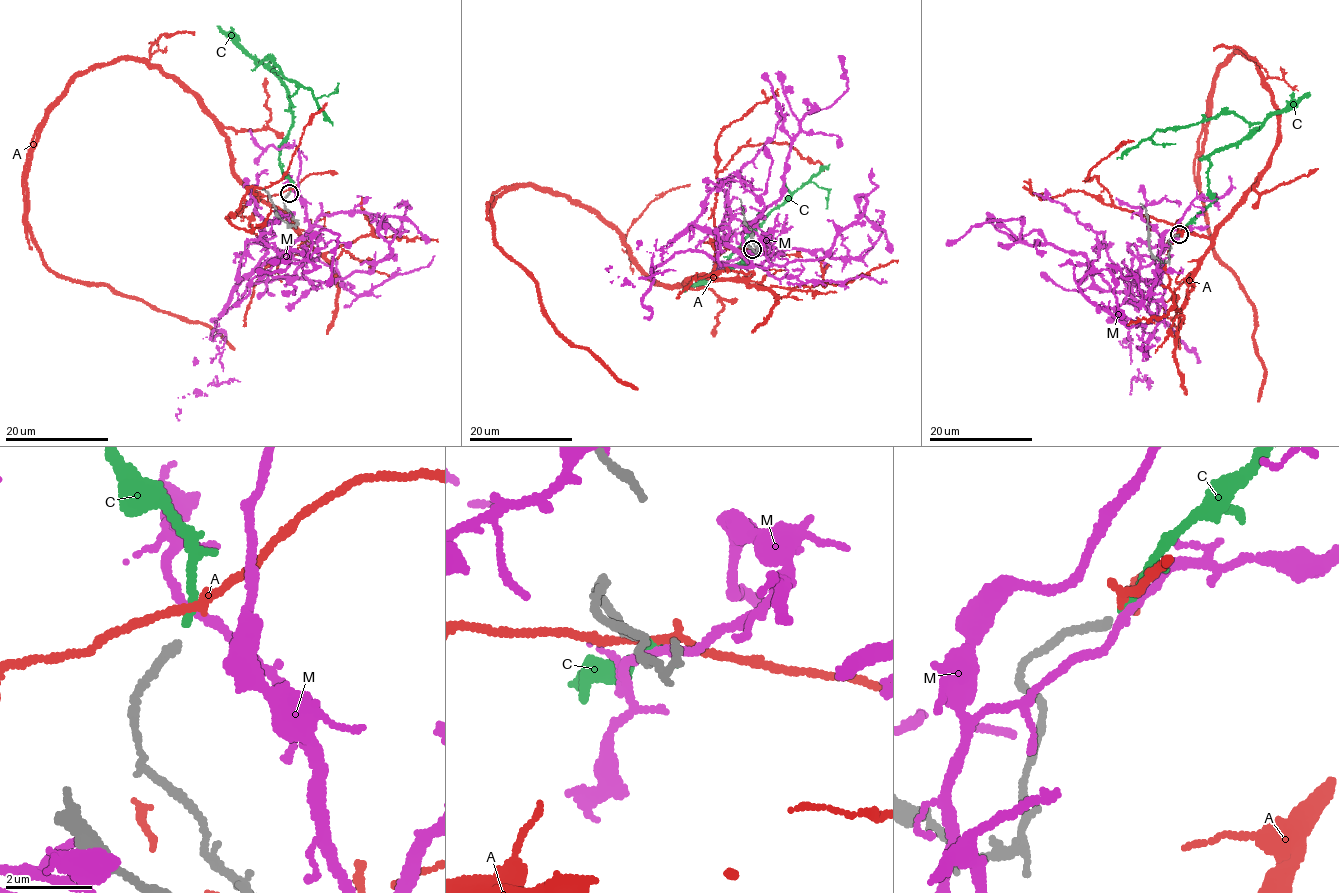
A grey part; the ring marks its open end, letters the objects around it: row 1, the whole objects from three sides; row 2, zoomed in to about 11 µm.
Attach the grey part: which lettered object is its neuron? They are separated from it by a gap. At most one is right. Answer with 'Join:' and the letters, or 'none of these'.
Join: C

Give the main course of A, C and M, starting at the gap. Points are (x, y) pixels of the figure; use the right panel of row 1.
A: (1181, 232), (1215, 231), (1277, 143), (1246, 52), (1219, 67), (1198, 179), (1212, 249), (1253, 307), (1257, 401)
C: (1180, 234), (1210, 202), (1209, 158), (1260, 123), (1223, 113), (1157, 130), (1148, 139), (1175, 143)
M: (1180, 235), (1128, 285), (1099, 232), (1095, 286), (1153, 317), (1079, 285), (1106, 269), (1122, 319)

